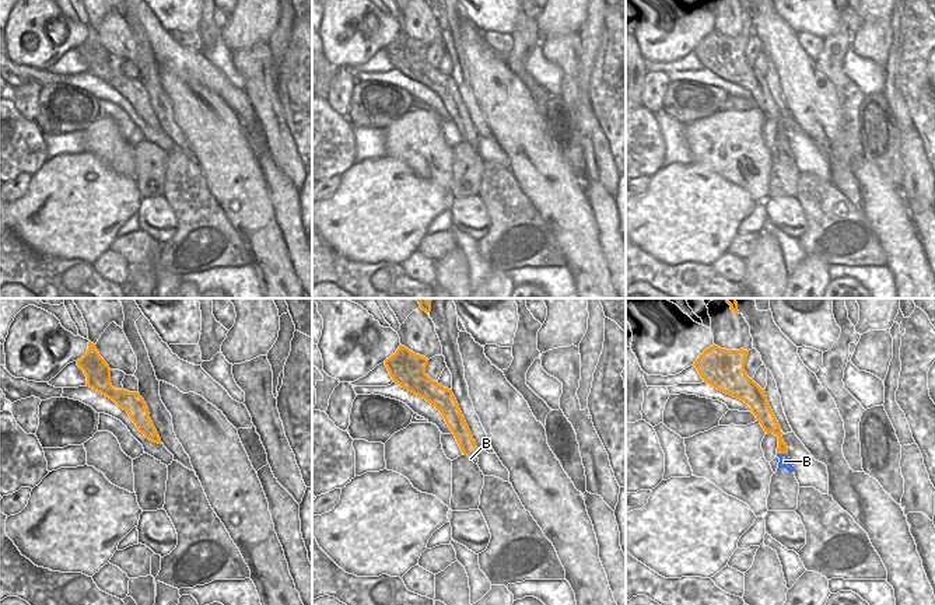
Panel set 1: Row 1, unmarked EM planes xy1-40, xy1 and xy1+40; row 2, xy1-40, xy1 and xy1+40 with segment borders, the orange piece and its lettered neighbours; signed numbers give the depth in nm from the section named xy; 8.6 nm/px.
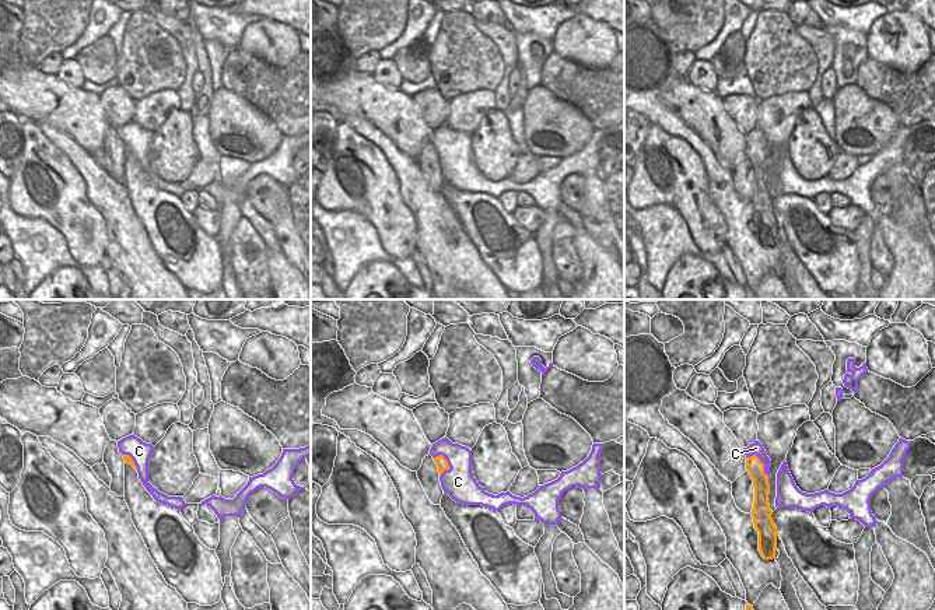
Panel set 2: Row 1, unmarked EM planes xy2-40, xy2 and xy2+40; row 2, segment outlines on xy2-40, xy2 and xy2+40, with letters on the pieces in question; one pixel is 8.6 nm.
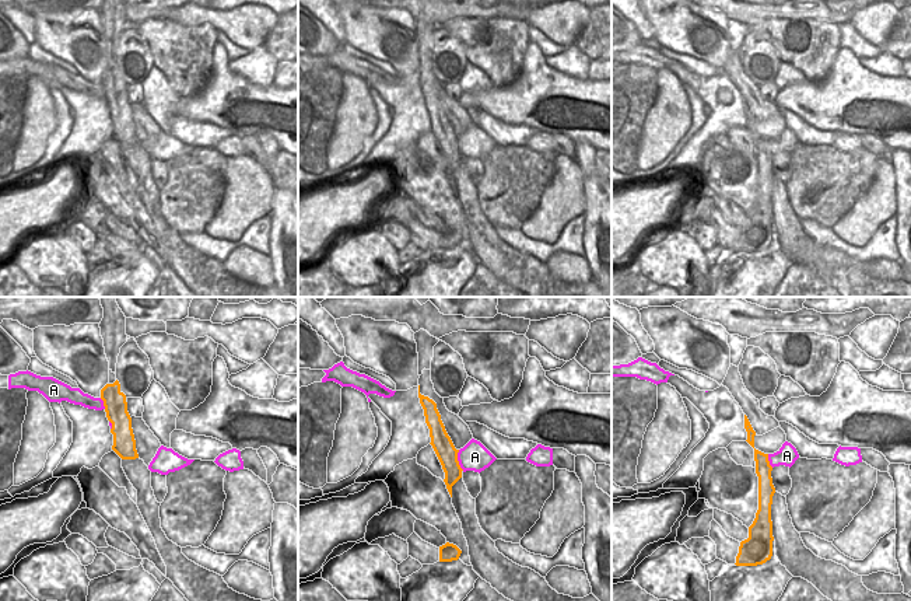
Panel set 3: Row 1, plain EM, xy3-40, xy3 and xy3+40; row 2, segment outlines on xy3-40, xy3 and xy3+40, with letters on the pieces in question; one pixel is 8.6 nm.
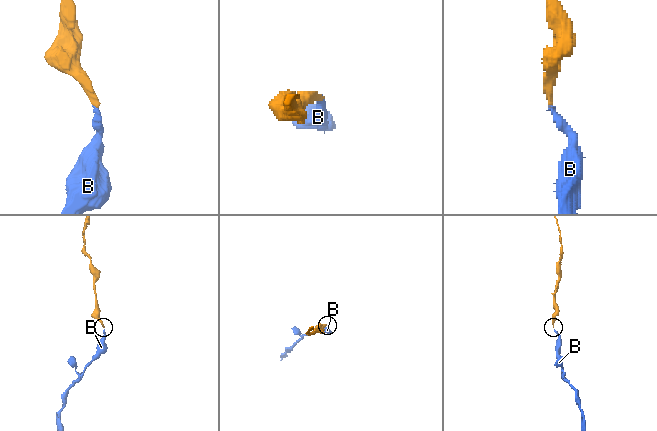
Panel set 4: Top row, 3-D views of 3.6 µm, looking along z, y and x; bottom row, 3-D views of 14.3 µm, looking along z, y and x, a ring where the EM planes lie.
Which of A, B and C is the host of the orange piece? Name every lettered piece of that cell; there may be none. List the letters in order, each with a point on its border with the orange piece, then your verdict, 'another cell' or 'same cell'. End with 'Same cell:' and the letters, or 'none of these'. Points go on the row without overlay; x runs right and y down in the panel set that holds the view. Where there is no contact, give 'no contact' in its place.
A: meets orange in xy3 at (456, 146); another cell
B: meets orange in xy1+40 at (783, 139); same cell
C: meets orange in xy2+40 at (763, 153); another cell
Same cell: B

